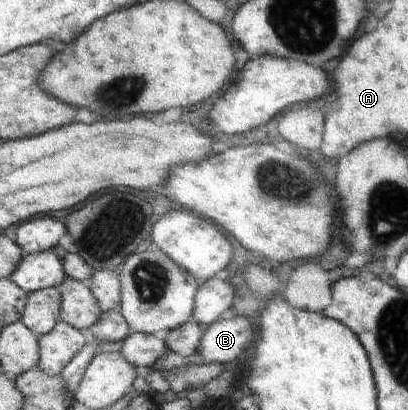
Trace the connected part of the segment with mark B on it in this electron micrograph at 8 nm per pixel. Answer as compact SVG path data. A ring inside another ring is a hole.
M244 316L229 320L216 319L204 329L195 360L228 367L244 356L250 338L252 338L252 326Z

